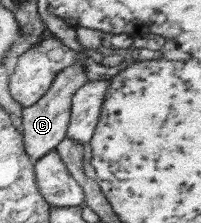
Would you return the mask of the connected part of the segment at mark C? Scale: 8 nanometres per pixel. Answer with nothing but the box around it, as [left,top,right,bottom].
[18,51,88,162]

